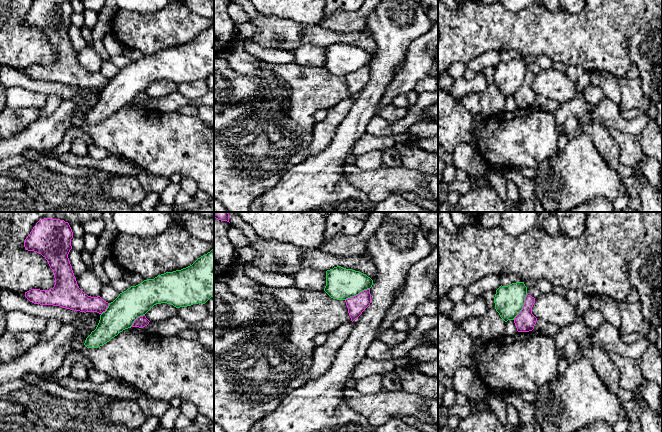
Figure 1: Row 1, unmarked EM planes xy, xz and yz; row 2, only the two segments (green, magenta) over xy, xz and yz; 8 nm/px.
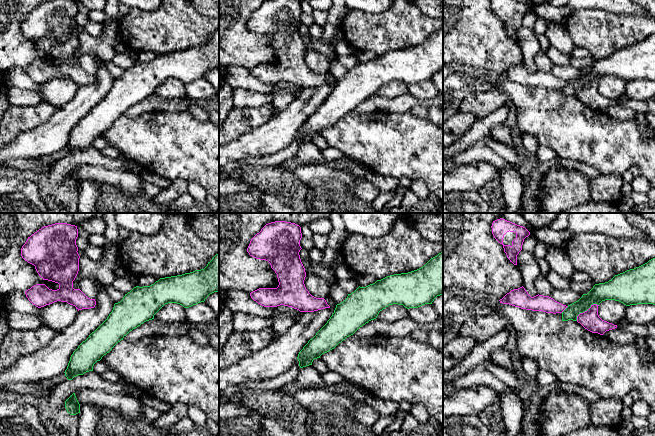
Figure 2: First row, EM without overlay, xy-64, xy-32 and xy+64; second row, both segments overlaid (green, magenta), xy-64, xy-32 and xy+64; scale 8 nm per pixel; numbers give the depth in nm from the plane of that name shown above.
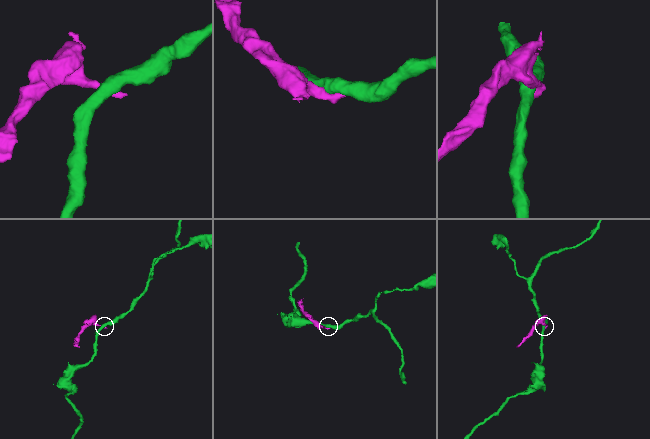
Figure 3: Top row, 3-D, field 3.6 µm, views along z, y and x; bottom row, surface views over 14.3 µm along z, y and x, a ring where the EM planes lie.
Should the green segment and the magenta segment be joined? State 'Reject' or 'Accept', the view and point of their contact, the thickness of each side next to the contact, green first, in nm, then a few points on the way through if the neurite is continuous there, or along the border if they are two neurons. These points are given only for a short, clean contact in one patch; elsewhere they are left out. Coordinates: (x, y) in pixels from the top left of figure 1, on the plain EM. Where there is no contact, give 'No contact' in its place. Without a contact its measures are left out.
Reject. Touches green at yz (522, 83). Thickness 240 nm (green) against 160 nm. Boundary: yz (527, 70), (523, 84), (513, 95)

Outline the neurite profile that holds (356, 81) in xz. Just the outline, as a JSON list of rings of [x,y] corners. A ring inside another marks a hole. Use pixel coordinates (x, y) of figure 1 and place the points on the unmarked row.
[[[370,65],[364,66],[356,72],[346,75],[345,78],[348,84],[349,92],[351,94],[351,97],[353,98],[370,81]]]

